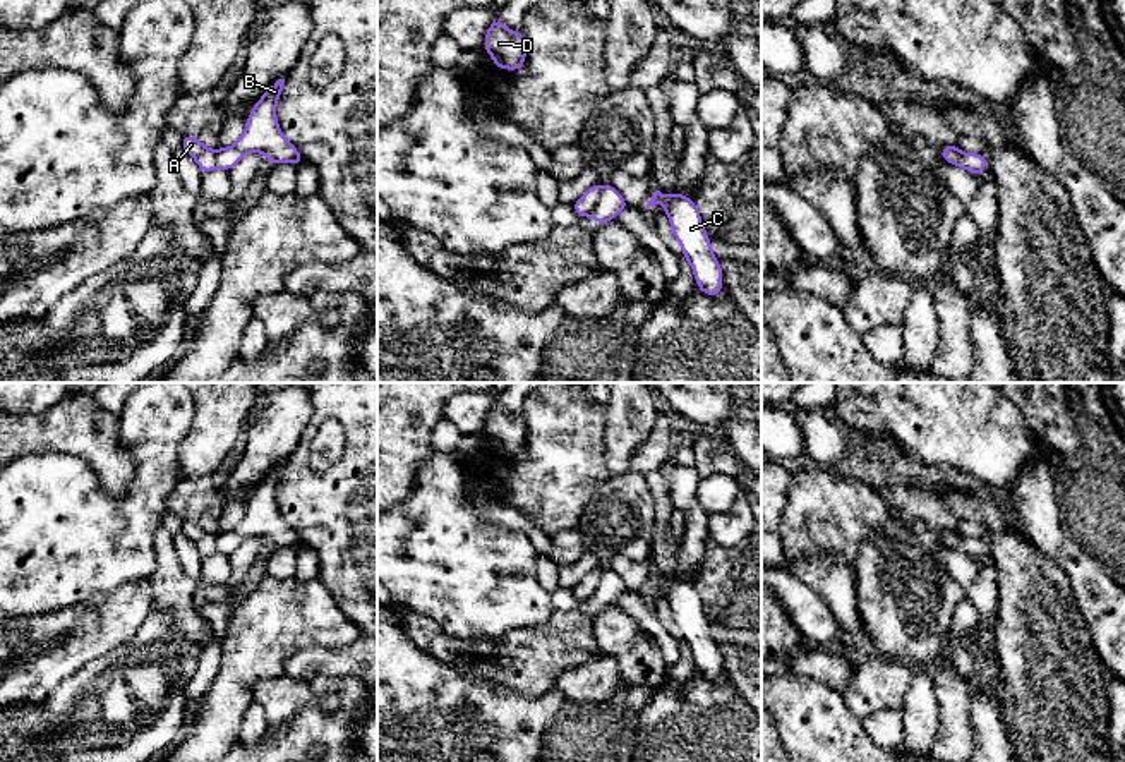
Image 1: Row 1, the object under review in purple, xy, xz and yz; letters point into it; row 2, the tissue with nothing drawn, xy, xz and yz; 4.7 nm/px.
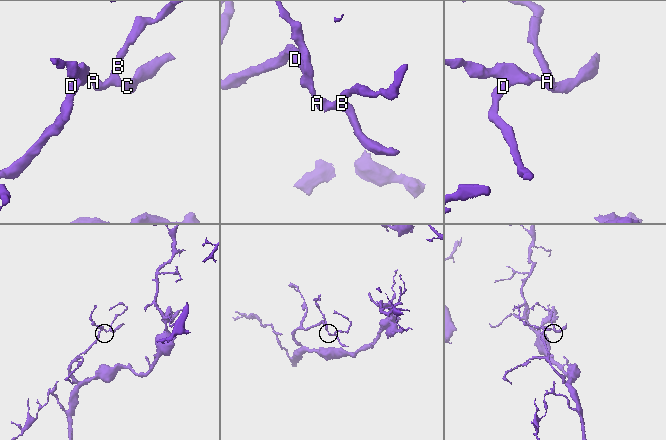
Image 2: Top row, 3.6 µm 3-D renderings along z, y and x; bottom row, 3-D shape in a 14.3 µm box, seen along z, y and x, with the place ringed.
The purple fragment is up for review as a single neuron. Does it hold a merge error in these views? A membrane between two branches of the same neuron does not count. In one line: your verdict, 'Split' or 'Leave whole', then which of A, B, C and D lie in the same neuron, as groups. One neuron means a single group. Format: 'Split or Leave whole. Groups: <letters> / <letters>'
Split. Groups: A D / B C

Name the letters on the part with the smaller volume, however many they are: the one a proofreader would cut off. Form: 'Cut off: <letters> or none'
Cut off: B, C

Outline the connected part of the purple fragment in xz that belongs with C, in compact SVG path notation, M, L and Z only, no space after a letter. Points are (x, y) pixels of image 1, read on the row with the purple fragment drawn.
M655 190L647 209L657 203L664 204L672 235L677 239L684 259L695 273L698 290L710 297L719 295L724 288L722 266L712 251L701 215L693 199L679 192L662 194L660 190Z

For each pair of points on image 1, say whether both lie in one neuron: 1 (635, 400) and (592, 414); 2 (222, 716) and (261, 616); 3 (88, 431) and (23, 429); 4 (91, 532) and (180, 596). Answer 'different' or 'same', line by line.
1: different
2: same
3: same
4: different

